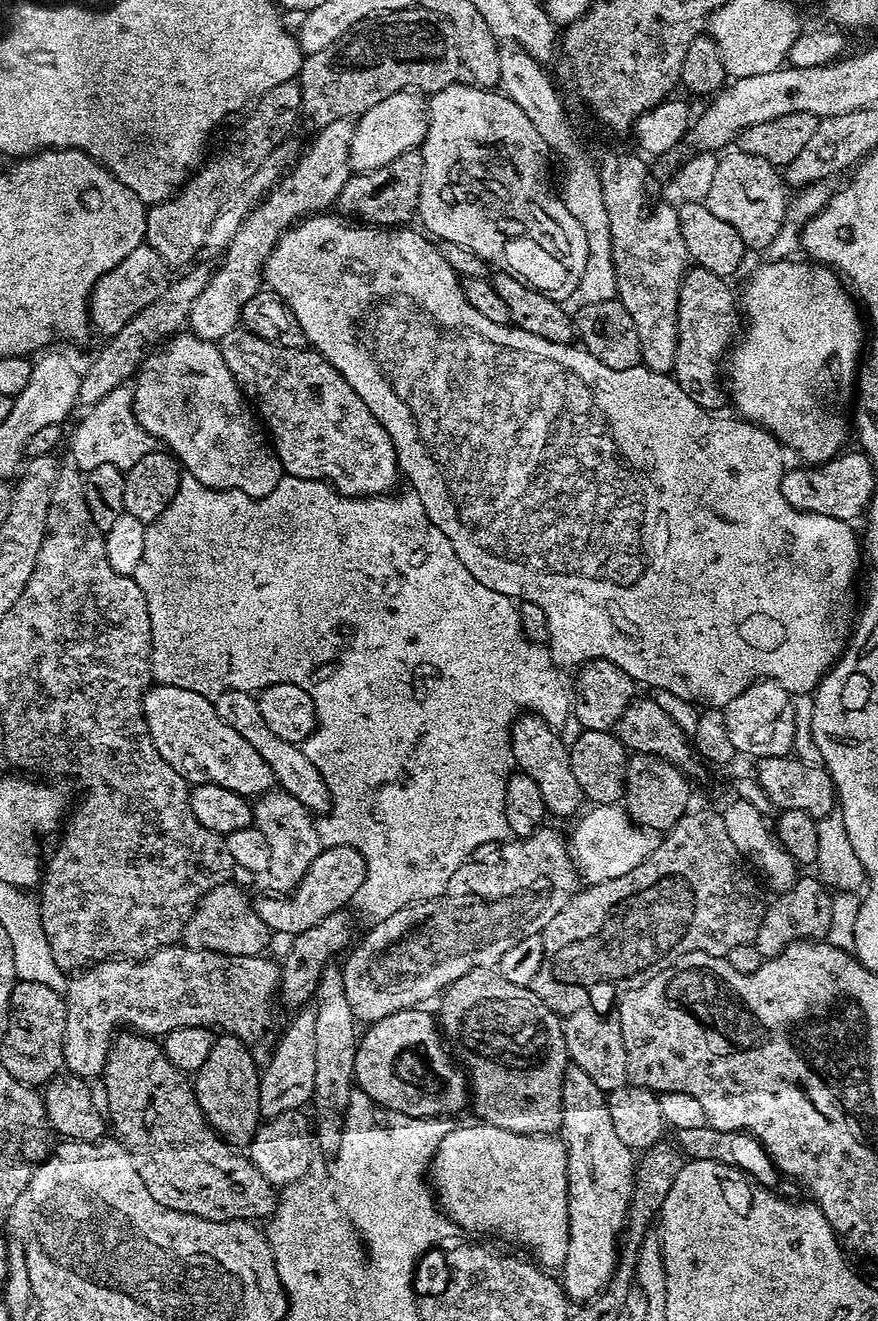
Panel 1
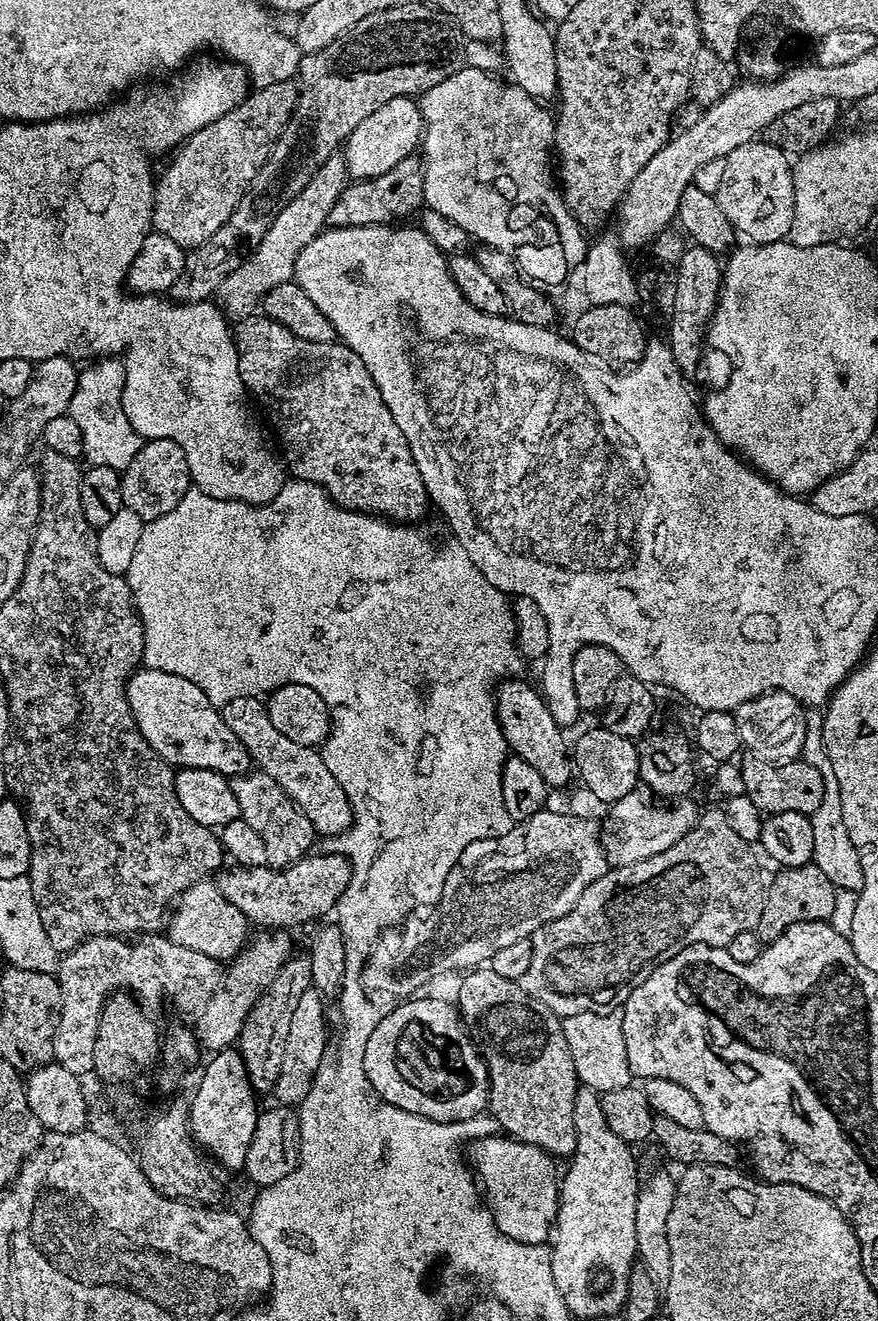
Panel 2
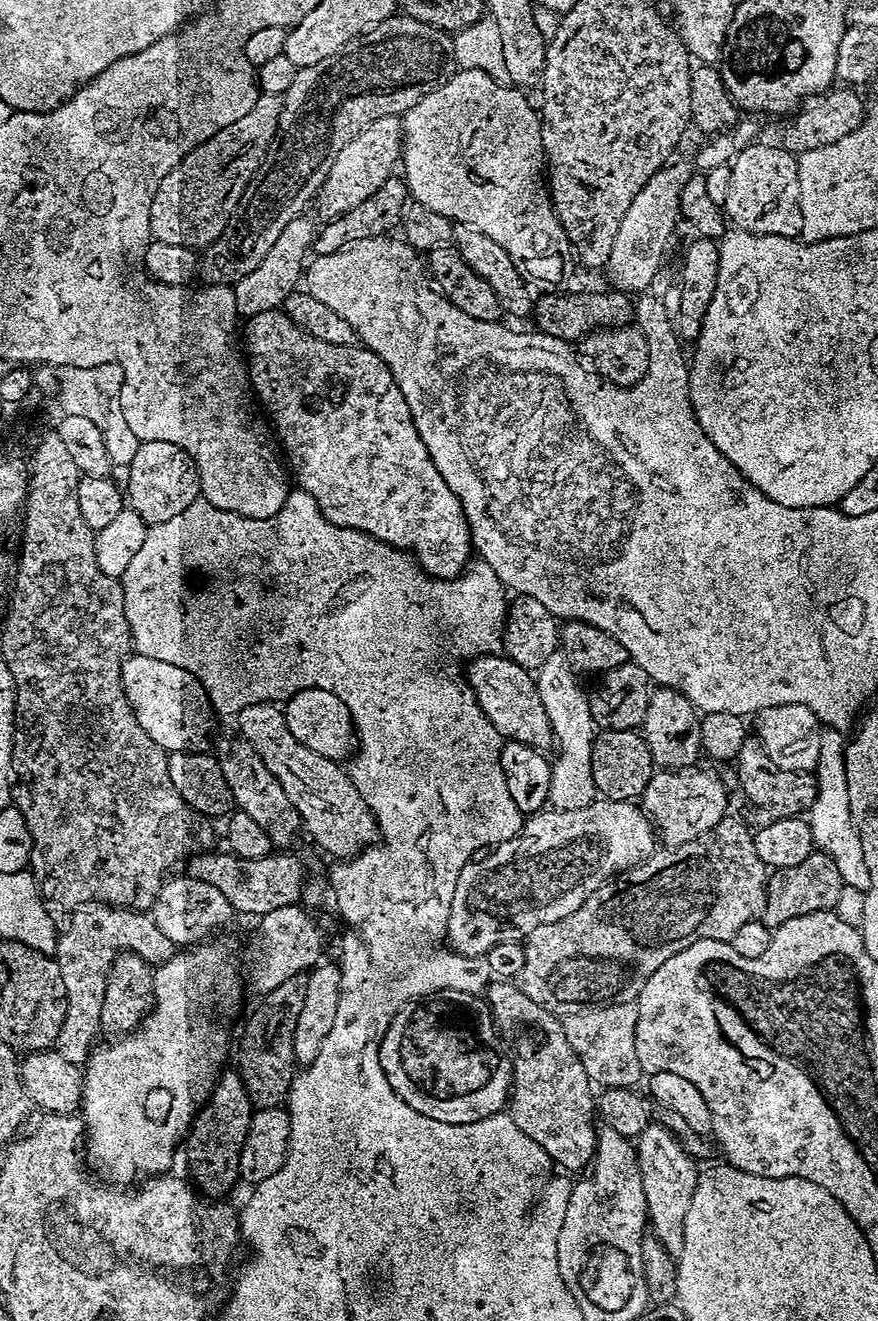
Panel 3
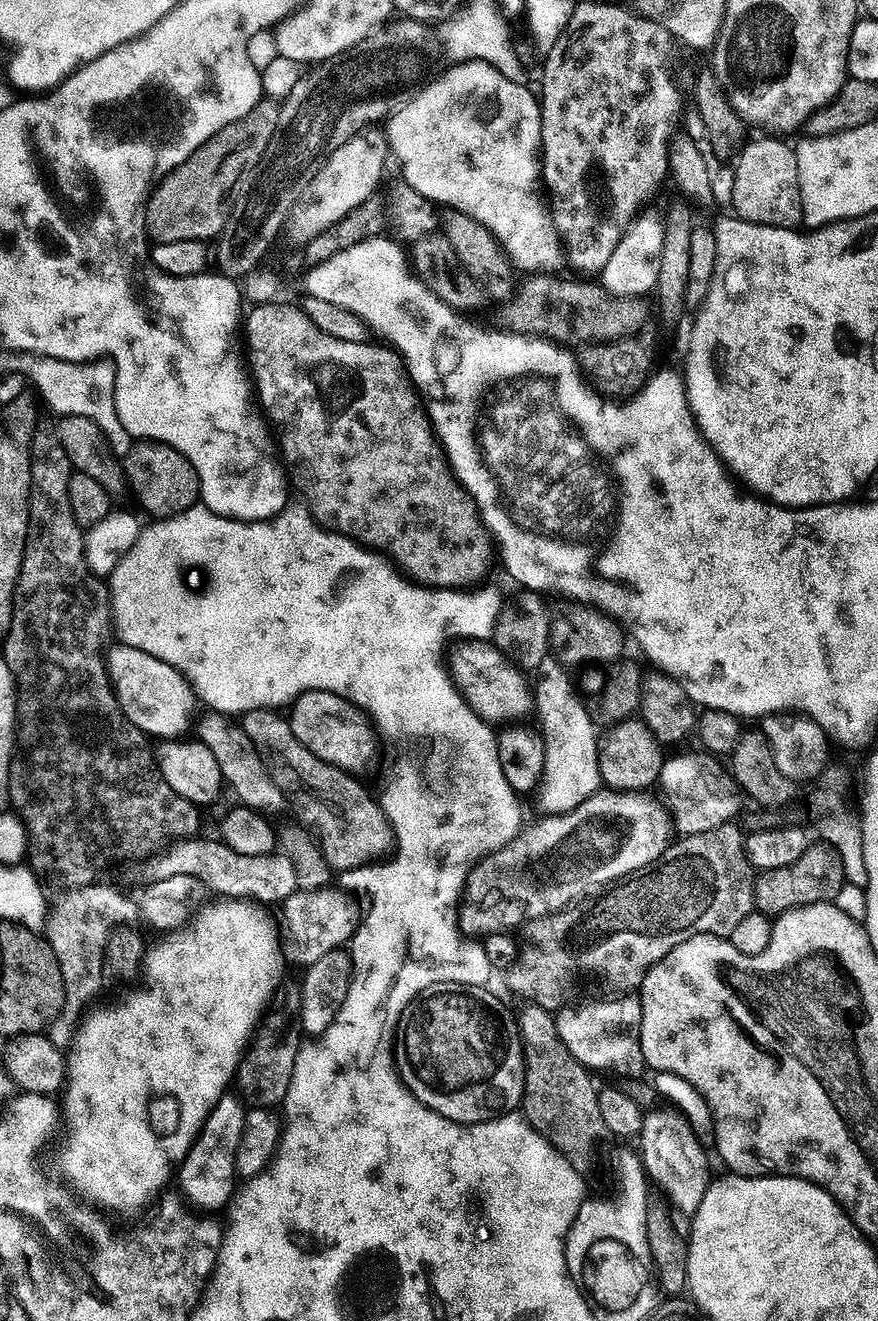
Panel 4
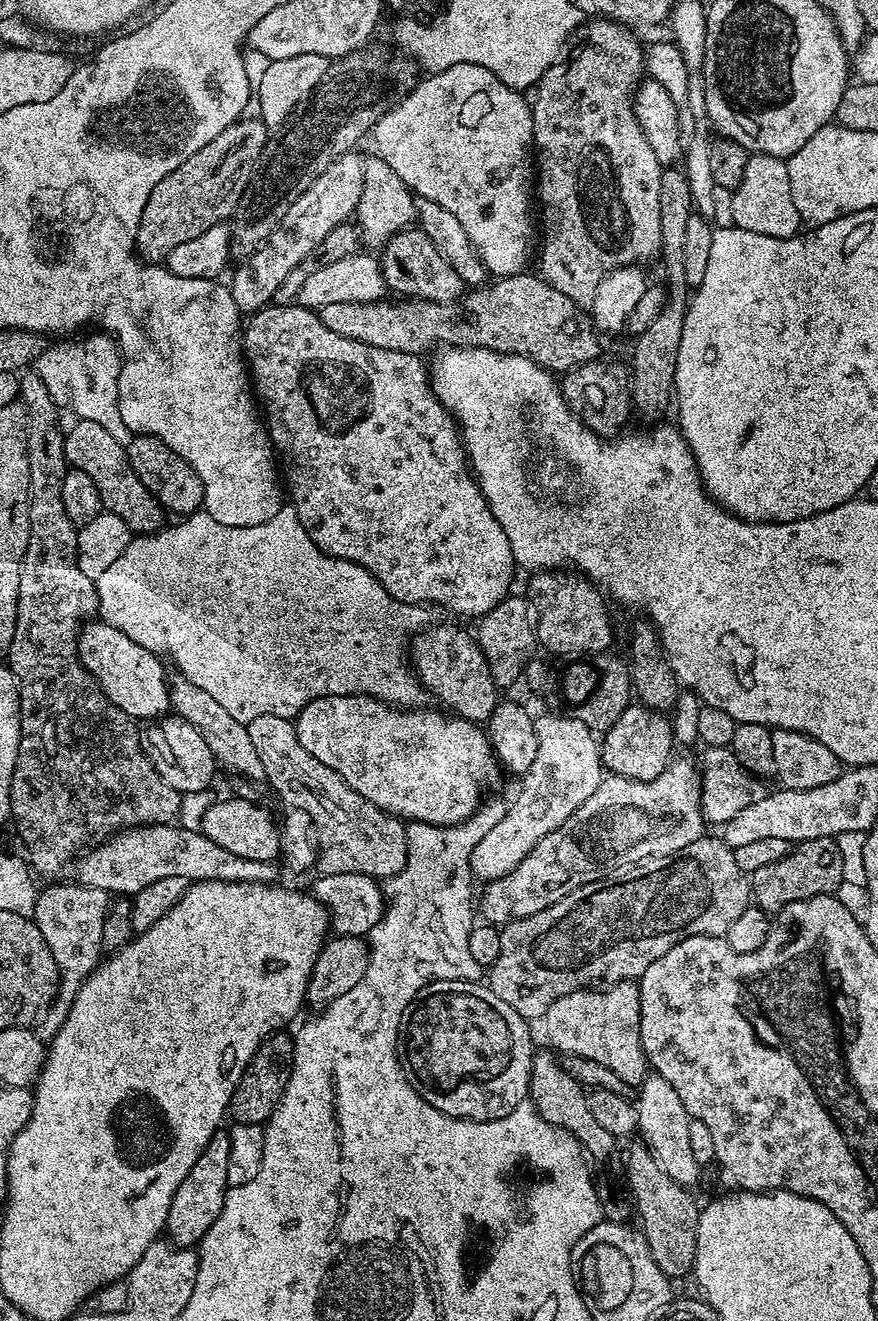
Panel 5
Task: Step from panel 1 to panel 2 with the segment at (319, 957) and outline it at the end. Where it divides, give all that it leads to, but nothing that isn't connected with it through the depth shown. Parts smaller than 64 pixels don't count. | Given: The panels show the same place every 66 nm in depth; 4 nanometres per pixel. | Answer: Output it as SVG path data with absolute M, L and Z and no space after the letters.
M293 955L250 1010L238 1039L238 1051L244 1059L252 1089L257 1094L275 1093L278 1078L284 1072L286 1044L290 1038L290 1024L294 1022L294 1010L298 1010L302 996L313 991L313 988L309 957Z

